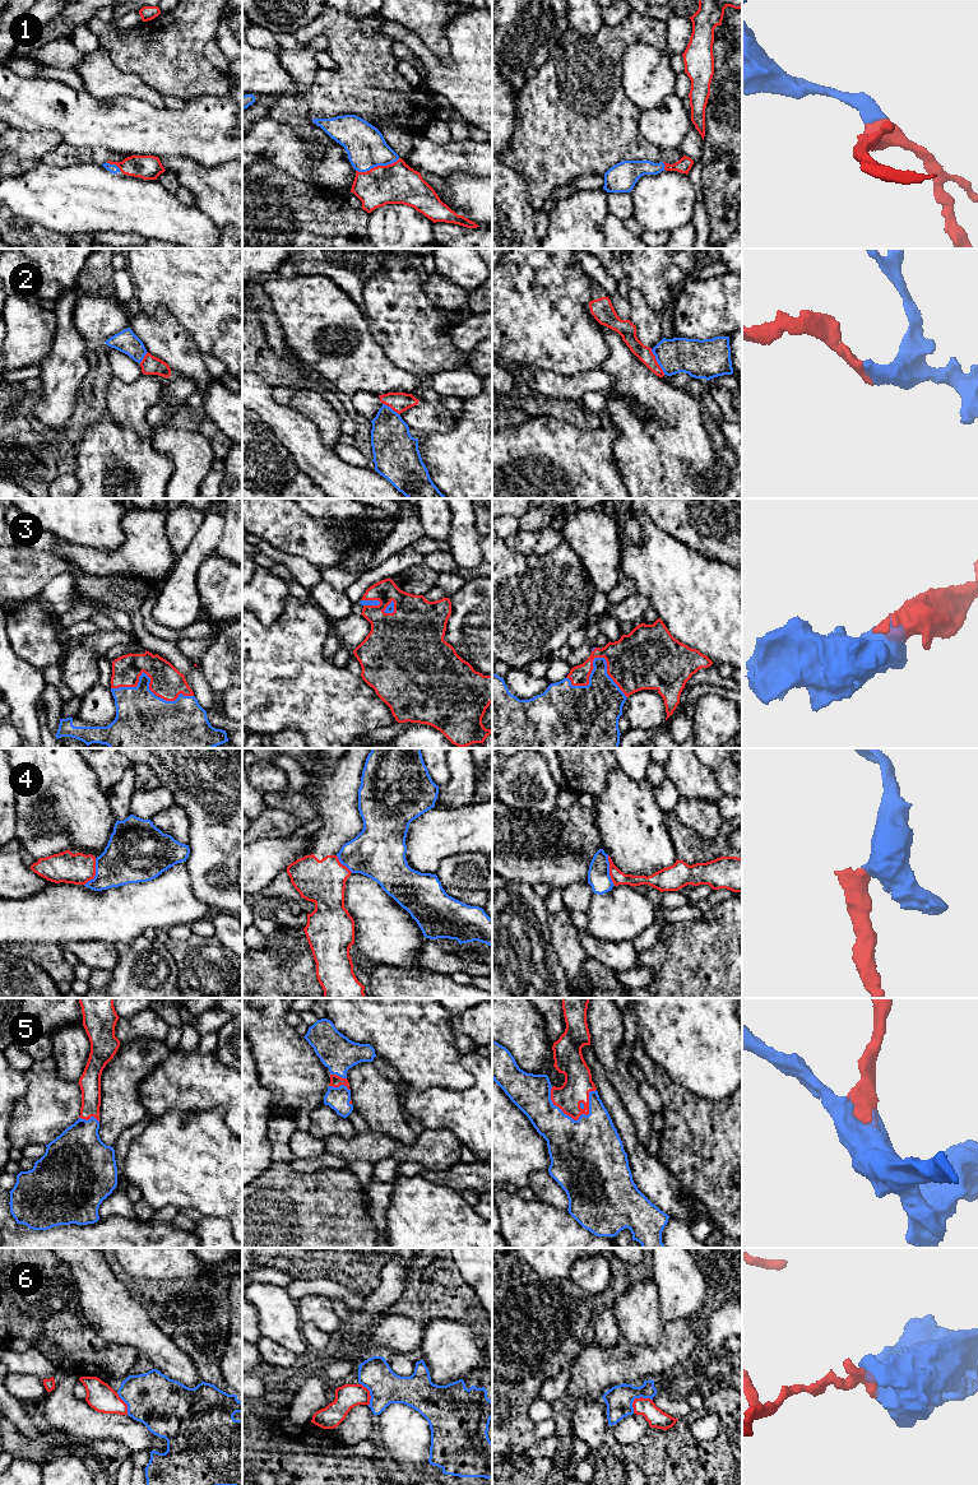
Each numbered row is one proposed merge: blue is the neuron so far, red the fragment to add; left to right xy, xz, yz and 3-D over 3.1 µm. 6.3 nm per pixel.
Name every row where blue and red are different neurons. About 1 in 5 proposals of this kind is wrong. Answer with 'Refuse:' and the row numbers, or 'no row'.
Refuse: 4, 6

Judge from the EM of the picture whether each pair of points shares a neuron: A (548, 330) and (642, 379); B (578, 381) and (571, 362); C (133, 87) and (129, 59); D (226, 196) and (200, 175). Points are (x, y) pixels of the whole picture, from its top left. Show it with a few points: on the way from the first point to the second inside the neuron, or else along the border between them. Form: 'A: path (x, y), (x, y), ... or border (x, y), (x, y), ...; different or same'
A: border (599, 330), (608, 351), (608, 356), (601, 367); different
B: border (599, 367), (573, 374), (555, 374), (546, 370); different
C: border (107, 52), (117, 66), (135, 73), (154, 89); different
D: path (219, 191), (207, 181); same

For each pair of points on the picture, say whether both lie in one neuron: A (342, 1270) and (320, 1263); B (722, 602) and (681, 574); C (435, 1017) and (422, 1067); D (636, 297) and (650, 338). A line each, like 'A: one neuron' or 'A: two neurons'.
A: one neuron
B: one neuron
C: one neuron
D: one neuron

